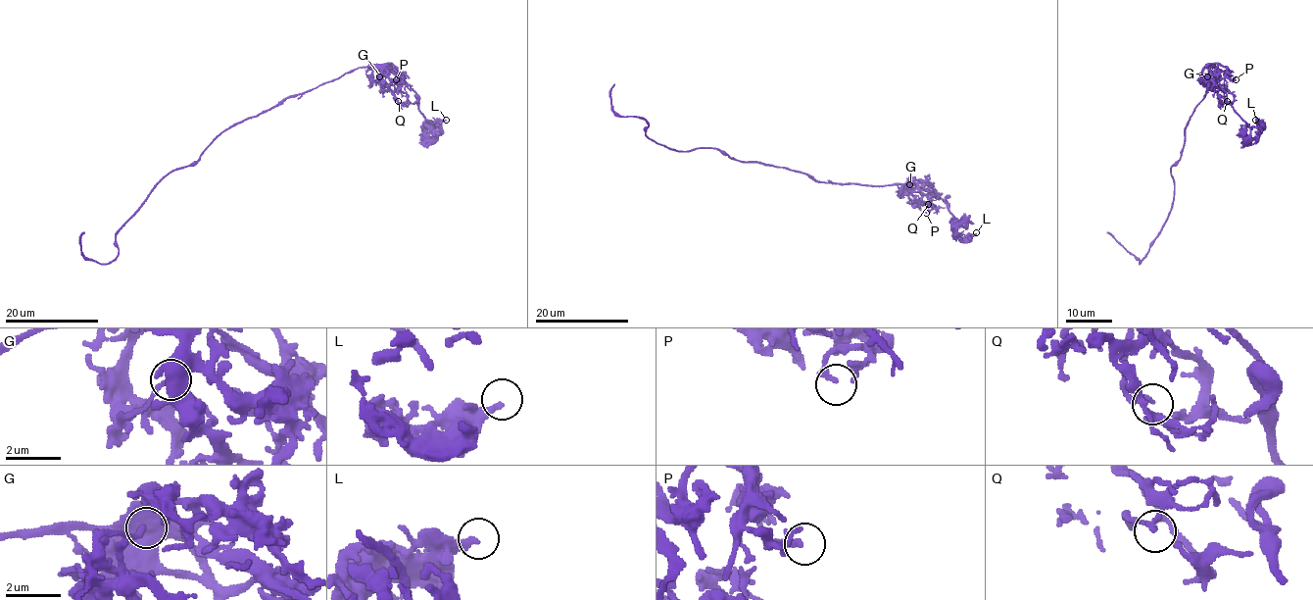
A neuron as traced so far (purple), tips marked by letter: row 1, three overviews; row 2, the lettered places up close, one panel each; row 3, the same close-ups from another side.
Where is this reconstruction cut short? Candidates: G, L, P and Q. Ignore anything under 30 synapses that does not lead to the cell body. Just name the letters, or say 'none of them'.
none of them

